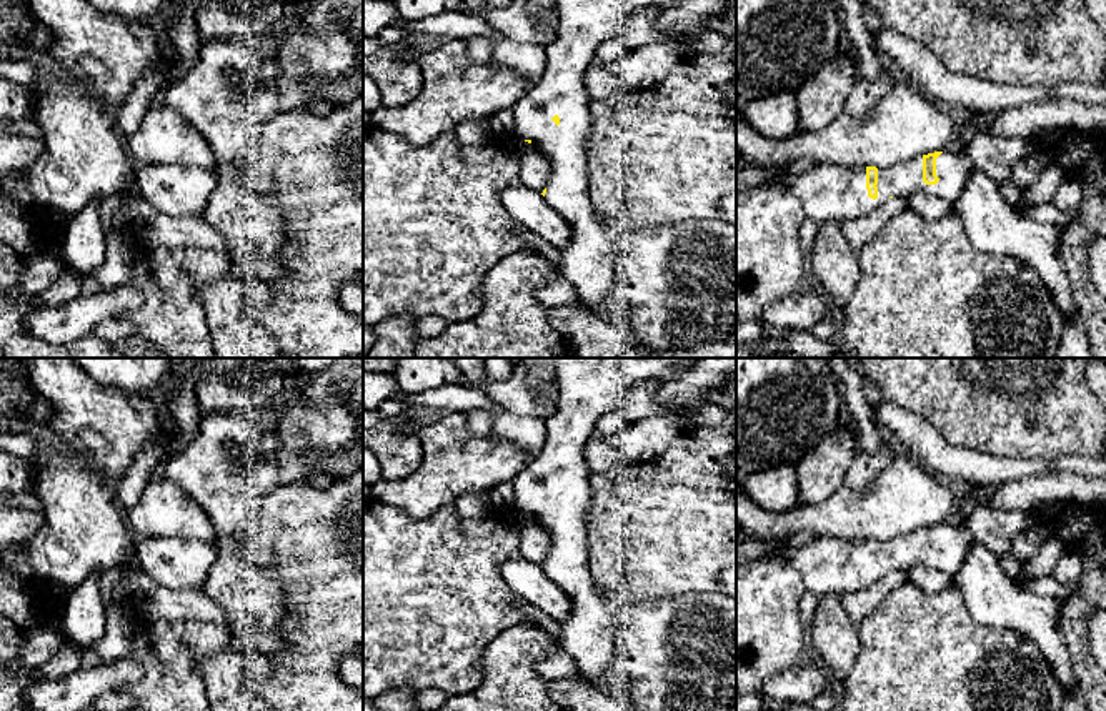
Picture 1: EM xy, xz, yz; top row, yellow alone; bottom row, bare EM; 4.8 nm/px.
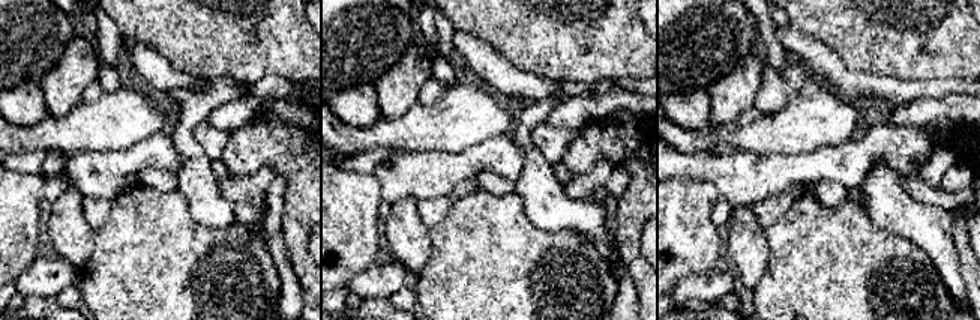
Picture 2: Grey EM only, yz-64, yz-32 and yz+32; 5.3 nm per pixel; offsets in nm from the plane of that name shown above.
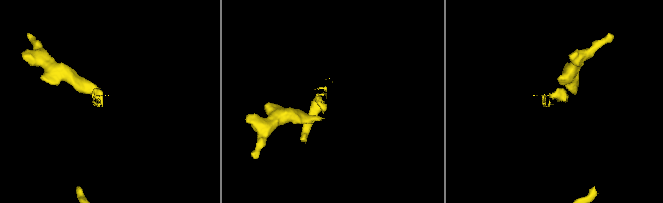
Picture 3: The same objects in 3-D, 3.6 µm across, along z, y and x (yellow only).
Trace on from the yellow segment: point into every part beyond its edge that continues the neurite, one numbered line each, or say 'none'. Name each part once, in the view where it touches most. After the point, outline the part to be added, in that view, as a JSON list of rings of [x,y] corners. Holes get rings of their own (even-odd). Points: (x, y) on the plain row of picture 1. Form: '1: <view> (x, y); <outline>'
1: yz (828, 565); [[[988,503],[978,505],[963,526],[944,523],[936,531],[936,558],[923,554],[923,528],[878,541],[878,571],[868,569],[866,539],[841,539],[816,536],[811,543],[791,548],[786,559],[803,576],[806,591],[813,594],[846,594],[878,583],[889,569],[909,571],[924,564],[944,571],[953,578],[971,543],[979,543],[993,554],[1011,556],[1013,539],[1029,531],[1033,518],[1023,511],[1004,511]]]

